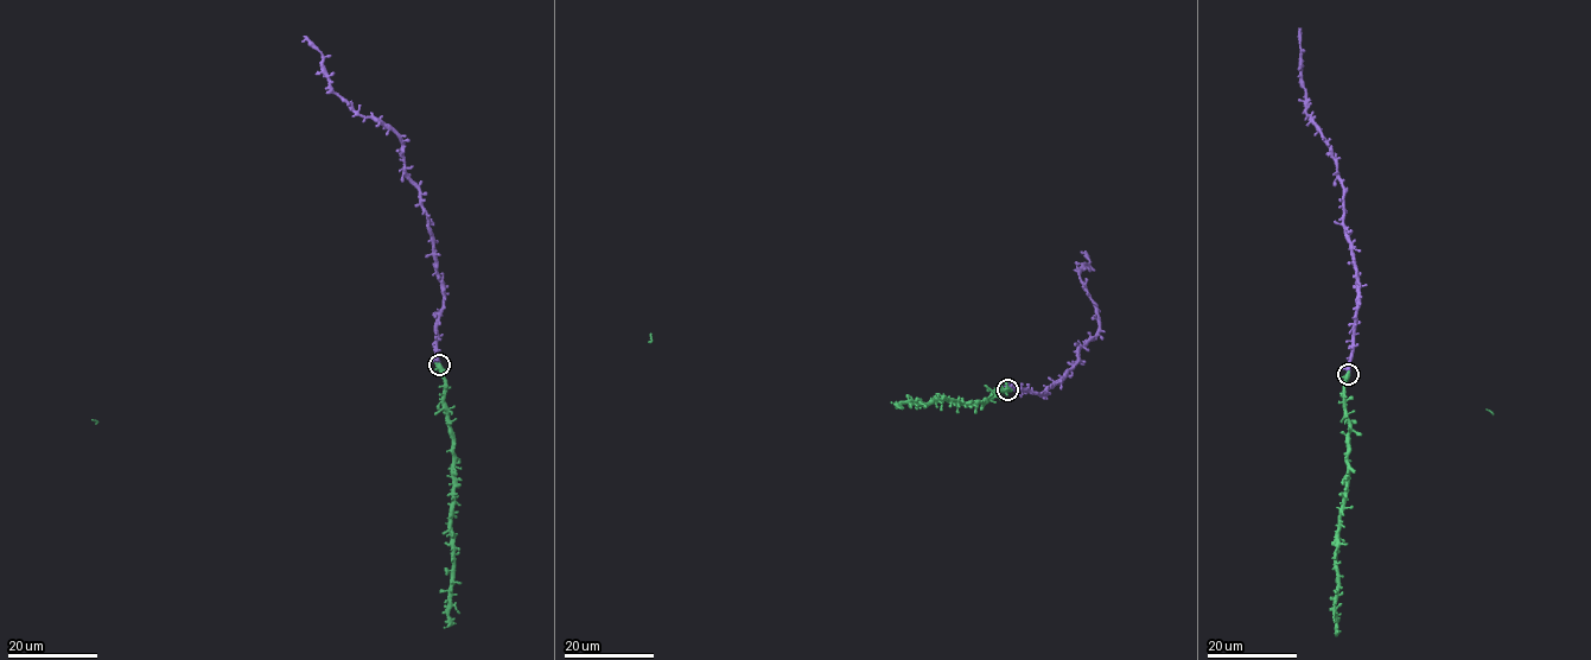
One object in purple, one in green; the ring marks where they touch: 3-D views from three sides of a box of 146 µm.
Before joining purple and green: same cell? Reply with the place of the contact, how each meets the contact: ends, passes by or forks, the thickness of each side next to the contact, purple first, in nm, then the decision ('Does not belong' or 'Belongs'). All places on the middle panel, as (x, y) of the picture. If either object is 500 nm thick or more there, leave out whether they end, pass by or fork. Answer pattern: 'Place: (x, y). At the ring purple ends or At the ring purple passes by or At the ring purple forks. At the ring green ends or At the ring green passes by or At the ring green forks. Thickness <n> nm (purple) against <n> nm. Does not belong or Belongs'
Place: (1007, 389). Thickness 550 nm (purple) against 360 nm. Belongs

